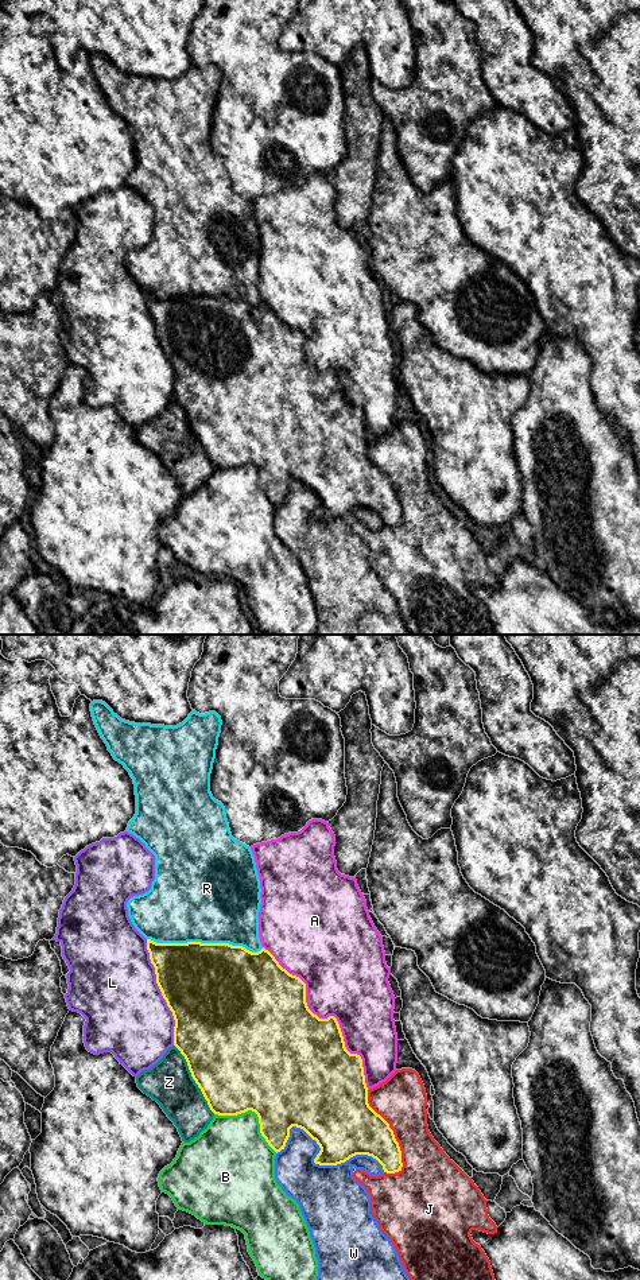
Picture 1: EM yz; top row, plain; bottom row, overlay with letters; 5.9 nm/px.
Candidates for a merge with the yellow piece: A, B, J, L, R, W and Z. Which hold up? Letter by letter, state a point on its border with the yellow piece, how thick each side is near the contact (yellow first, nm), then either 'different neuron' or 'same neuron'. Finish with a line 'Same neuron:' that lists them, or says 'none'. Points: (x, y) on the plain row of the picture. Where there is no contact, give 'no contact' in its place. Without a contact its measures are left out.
A: contact yz (328, 371); calibres 460 and 460 nm; different neuron
B: contact yz (255, 465); calibres 500 and 380 nm; different neuron
J: contact yz (392, 485); calibres 320 and 300 nm; different neuron
L: contact yz (161, 344); calibres 480 and 480 nm; different neuron
R: contact yz (205, 297); calibres 500 and 500 nm; different neuron
W: contact yz (315, 516); calibres 320 and 380 nm; different neuron
Z: contact yz (193, 431); calibres 500 and 280 nm; different neuron
Same neuron: none

